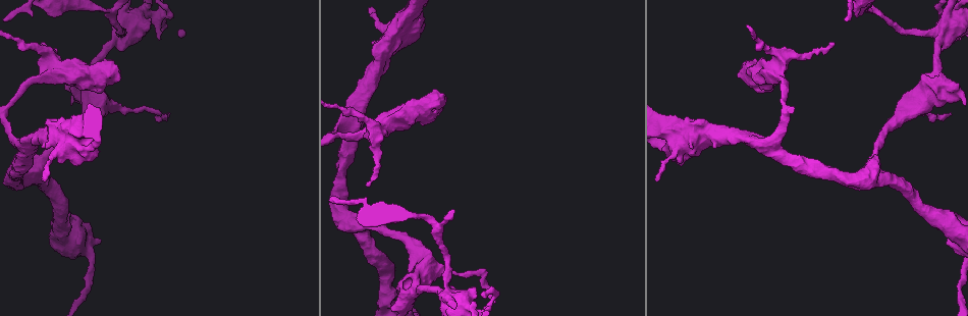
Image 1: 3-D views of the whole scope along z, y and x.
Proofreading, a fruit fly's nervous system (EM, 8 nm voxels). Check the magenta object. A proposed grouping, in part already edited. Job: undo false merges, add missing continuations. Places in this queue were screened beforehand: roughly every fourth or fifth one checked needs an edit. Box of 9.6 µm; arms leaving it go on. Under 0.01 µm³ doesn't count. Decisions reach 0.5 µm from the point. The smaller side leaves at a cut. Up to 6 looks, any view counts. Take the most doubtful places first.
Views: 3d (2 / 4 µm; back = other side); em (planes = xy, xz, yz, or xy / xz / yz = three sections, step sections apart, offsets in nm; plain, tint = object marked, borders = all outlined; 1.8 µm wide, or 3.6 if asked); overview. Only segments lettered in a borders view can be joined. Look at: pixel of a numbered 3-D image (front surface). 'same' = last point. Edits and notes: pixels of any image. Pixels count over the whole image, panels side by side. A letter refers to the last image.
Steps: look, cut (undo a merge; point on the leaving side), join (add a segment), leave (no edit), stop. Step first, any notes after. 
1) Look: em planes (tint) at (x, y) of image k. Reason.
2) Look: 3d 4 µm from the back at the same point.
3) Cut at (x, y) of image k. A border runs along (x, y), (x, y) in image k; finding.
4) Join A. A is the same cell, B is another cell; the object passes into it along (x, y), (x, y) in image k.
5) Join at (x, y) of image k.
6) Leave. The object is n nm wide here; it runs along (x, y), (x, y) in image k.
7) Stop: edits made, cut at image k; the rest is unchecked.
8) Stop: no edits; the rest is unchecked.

Look: 3d 4 µm at (445, 292) of image 1. Calibre changes.

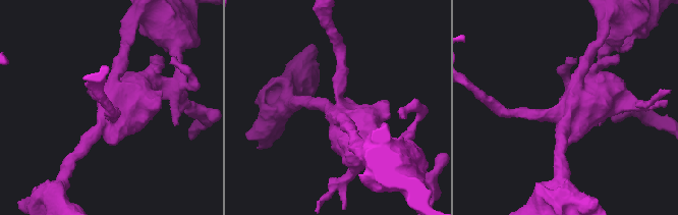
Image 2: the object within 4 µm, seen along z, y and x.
Look: em 3.6 µm planes (borders) at (565, 119) of image 2. 3 arms meet here; the arms are 200, 200, 700 nm wide.

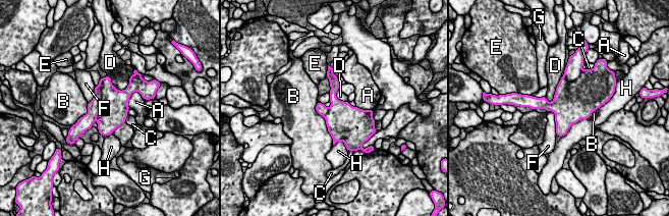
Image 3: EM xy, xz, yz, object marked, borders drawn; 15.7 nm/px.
Cut at (113, 101) of image 3. The longest contact is with B, 700 nm; A, B, C, D, E, F, G and H are other cells; two neurons meet here.

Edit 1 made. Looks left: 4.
Look: overview. Redraw.

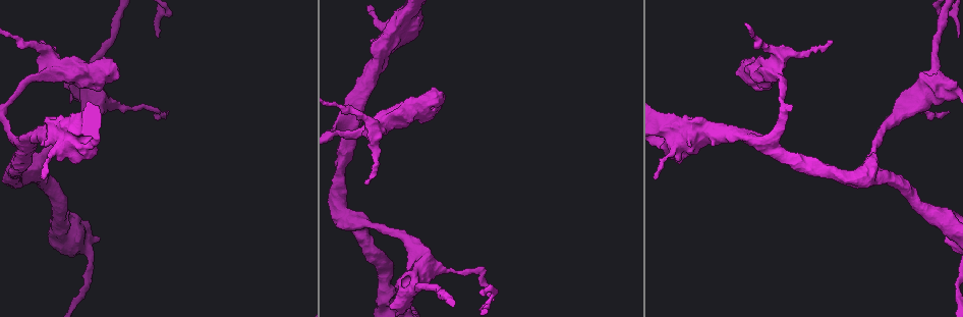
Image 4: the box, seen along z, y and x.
Look: em xy step 16 (borders) at (833, 41) of image 4. An open end.

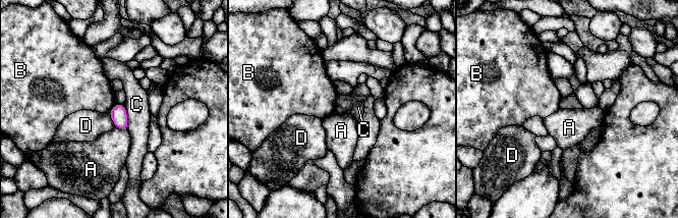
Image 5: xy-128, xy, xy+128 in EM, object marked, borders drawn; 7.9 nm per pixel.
Leave. The object is 130 nm wide here; the longest contact is with C, 200 nm; A, B, C and D are other cells; none of them fits.

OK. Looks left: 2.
Look: em planes (borders) at (114, 65) of image 4.

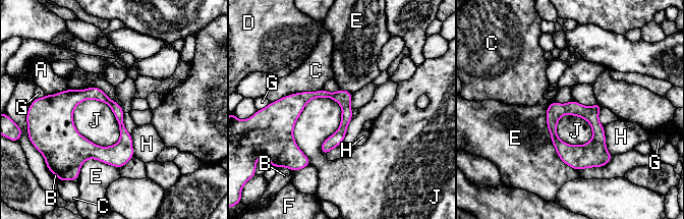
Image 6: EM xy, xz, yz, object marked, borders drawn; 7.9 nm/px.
Leave. The longest contact is with E, 550 nm; A, B, C, D, E, F, G, H and J are other cells; no lettered segment goes on from it.

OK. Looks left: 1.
Stop: edits made, cut at image 3; the rest is unchecked.

